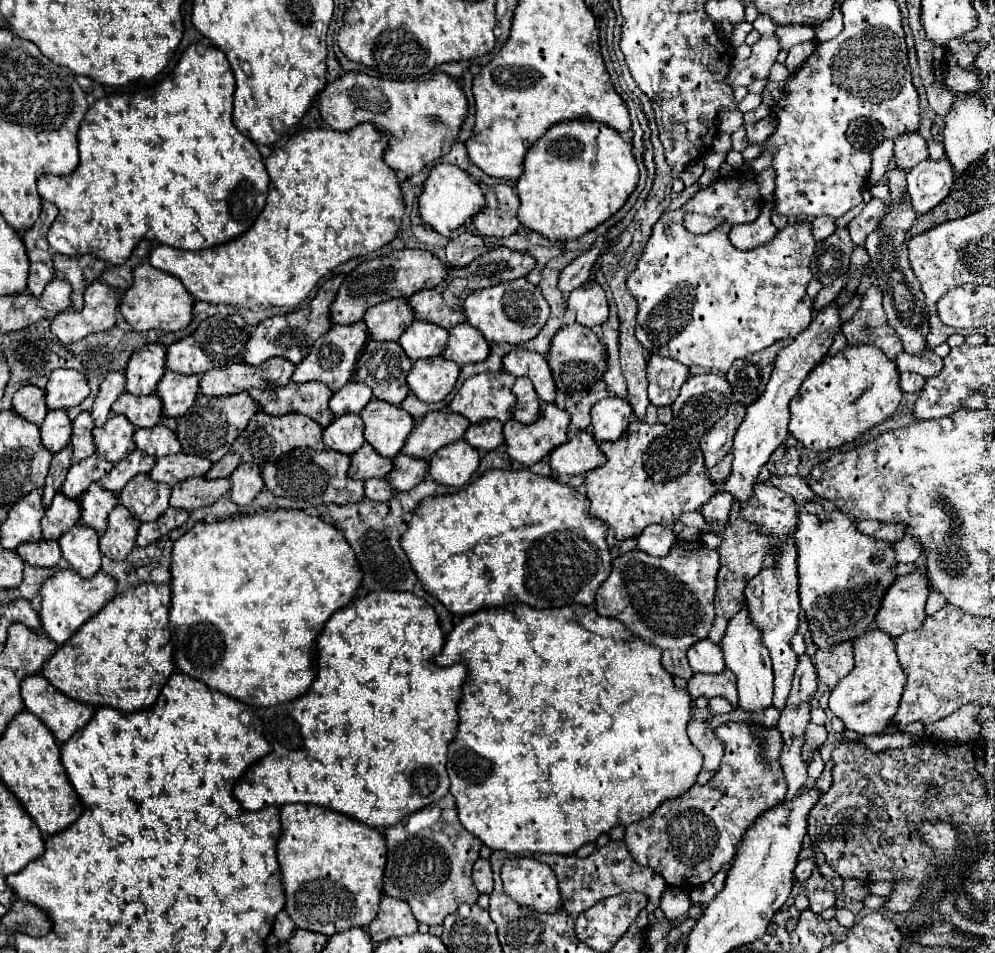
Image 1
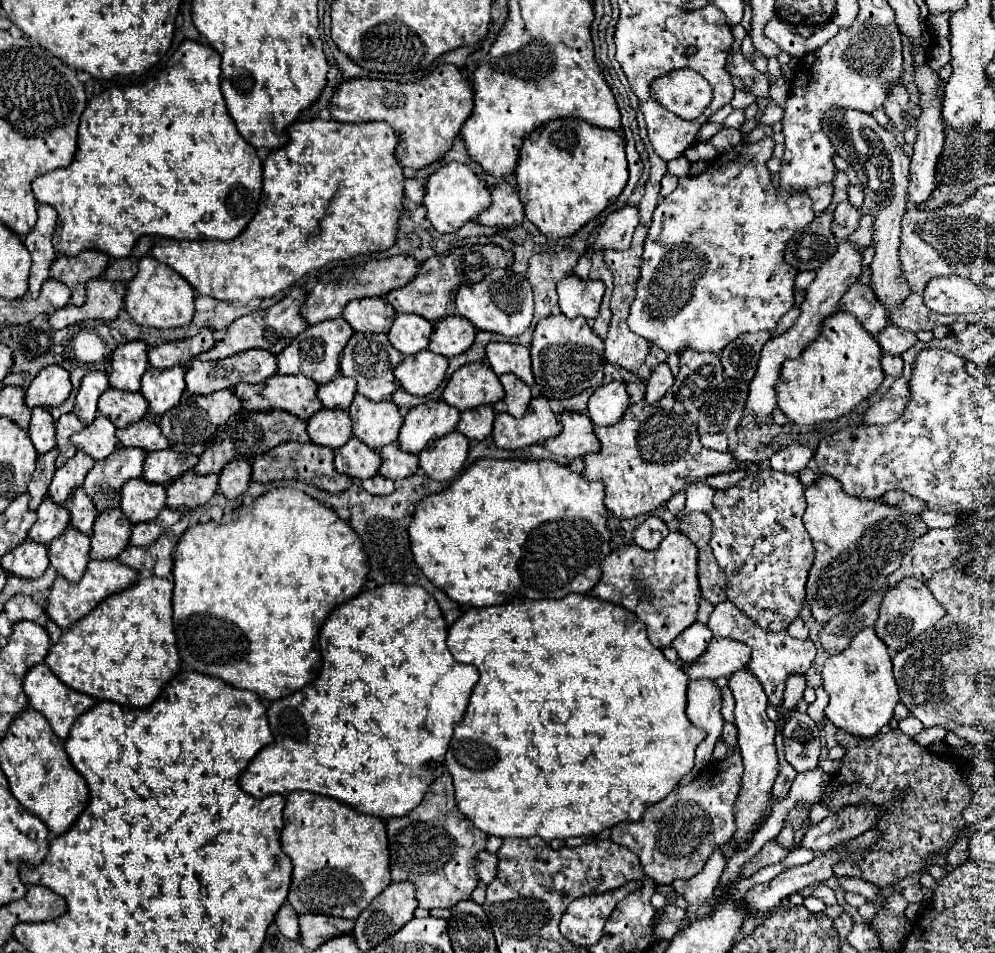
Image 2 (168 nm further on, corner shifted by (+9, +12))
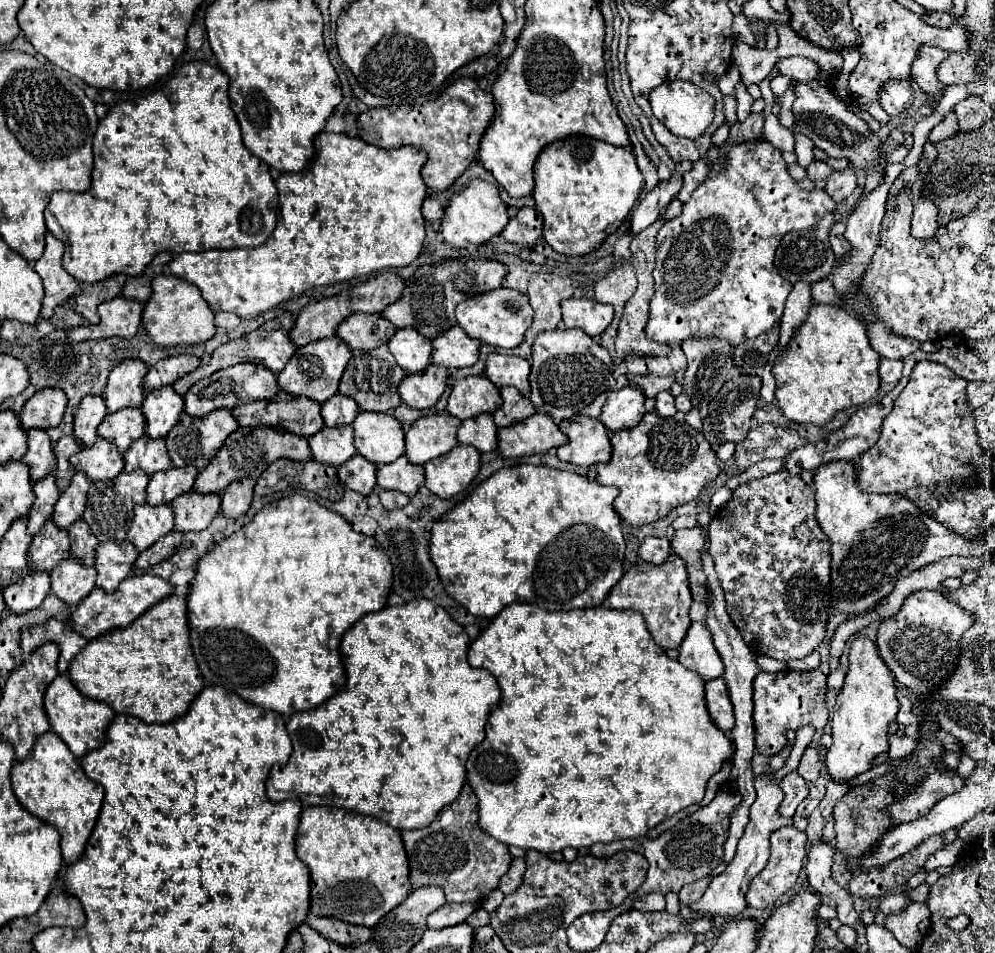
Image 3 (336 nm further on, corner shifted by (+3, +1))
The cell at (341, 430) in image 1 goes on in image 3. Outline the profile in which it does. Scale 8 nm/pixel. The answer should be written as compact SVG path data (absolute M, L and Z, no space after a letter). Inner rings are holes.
M325 427L323 431L309 437L309 447L313 459L319 463L327 463L333 467L343 465L357 451L353 445L353 427Z

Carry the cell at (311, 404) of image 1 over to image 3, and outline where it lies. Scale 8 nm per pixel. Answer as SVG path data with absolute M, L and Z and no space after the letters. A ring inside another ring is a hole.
M279 391L265 407L265 401L255 401L255 403L247 403L247 405L239 405L233 409L233 417L237 419L237 423L241 427L275 427L281 431L289 431L295 433L299 437L311 437L315 433L319 433L325 423L321 419L321 405L303 397L293 397L287 395L285 391Z

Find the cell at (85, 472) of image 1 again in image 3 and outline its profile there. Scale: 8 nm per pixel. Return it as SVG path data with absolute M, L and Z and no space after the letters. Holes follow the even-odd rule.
M75 475L67 491L59 495L59 501L55 503L53 511L53 523L61 529L69 529L77 519L81 519L85 511L85 501L87 501L87 489L89 489L89 479L85 475Z

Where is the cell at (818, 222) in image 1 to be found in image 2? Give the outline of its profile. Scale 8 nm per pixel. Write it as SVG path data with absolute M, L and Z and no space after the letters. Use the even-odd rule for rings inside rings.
M823 184L821 188L813 188L813 192L807 192L807 194L813 200L813 212L815 212L815 216L821 216L827 210L827 206L831 204L833 184Z

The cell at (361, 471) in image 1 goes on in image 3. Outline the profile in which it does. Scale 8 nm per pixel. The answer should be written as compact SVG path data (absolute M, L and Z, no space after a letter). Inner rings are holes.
M361 455L351 457L347 463L343 463L337 471L337 479L343 487L361 493L361 495L369 495L375 489L375 475L377 475L377 467L373 463L369 463L367 459L363 459Z

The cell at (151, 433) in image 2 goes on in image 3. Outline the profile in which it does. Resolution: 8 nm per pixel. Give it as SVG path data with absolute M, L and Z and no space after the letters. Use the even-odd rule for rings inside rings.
M145 435L127 449L123 459L125 459L125 467L123 467L125 473L129 473L133 469L141 469L143 473L153 475L157 471L167 471L171 467L171 459L167 455L165 441L147 439Z

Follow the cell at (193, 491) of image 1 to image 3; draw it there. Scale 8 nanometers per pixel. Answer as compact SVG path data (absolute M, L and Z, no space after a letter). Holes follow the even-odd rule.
M189 491L171 503L175 515L175 531L203 531L221 509L221 499L215 493L201 495Z

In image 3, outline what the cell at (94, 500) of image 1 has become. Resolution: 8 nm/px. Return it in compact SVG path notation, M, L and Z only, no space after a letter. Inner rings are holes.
M81 519L75 521L69 527L69 539L71 539L71 555L83 563L83 567L93 567L93 553L95 553L95 545L99 543L91 531L87 529L87 523L83 523Z

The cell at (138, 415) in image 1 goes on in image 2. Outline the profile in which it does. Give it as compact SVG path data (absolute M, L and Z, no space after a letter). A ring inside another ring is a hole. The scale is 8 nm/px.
M107 388L99 398L99 412L109 416L117 428L125 428L145 418L147 400L145 396L141 396L141 392Z

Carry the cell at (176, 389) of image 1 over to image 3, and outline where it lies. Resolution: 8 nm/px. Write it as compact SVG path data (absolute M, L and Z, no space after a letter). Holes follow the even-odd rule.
M173 387L155 389L145 395L141 411L147 419L147 437L161 439L179 421L183 413L183 397L175 395Z

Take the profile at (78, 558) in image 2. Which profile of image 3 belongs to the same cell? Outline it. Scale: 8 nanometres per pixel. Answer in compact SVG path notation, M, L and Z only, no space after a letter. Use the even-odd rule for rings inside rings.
M71 557L71 559L63 561L63 563L59 563L59 567L55 567L55 571L51 571L51 589L63 603L75 607L95 589L95 569L93 567L87 569L77 559Z

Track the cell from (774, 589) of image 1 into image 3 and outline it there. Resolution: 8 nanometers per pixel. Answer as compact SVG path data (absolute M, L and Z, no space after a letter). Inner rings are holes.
M821 669L815 671L781 671L781 673L761 673L753 685L753 725L755 725L755 749L763 755L777 755L787 745L787 731L811 725L823 729L829 719L827 711L827 677Z

